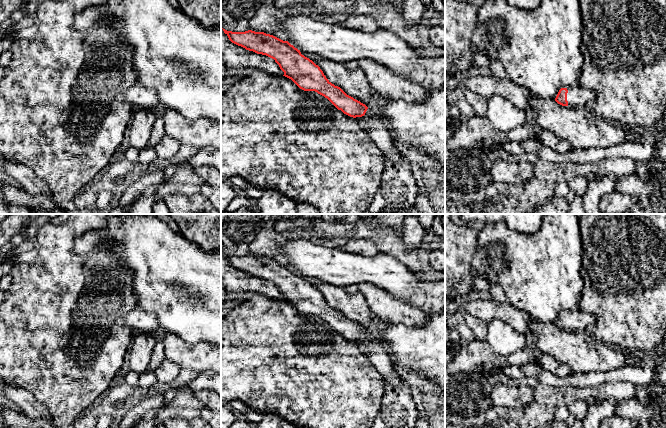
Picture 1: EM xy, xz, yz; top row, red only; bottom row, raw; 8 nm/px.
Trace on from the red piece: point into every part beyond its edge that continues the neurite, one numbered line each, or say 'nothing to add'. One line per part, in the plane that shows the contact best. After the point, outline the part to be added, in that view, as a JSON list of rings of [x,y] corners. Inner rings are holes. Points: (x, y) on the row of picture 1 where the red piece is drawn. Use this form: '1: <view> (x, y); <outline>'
1: yz (578, 96); [[[580,85],[567,88],[567,101],[569,108],[586,107],[586,105],[596,98],[596,93]]]

